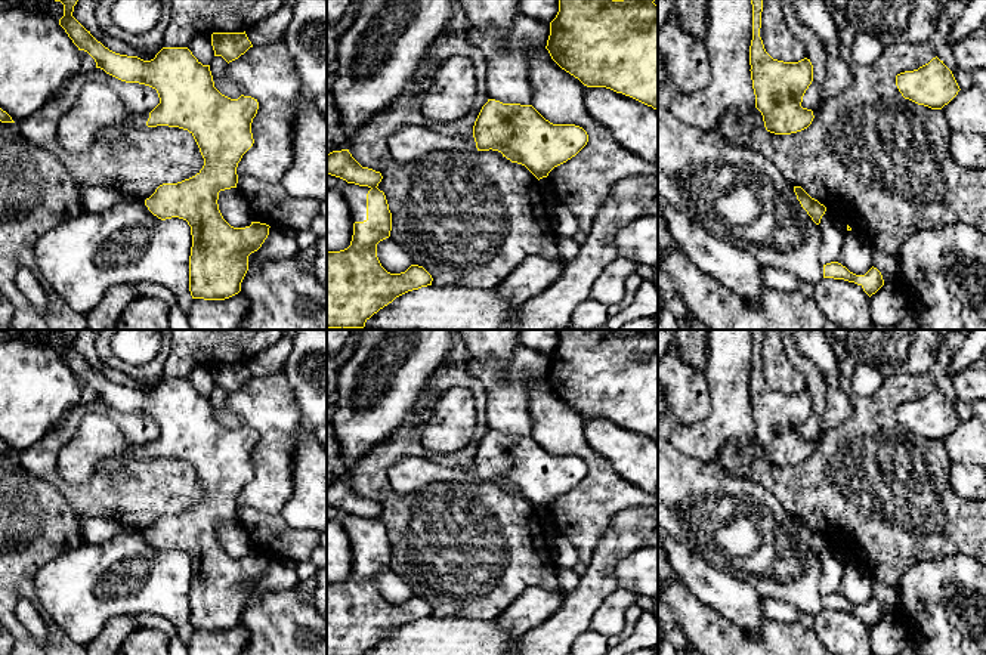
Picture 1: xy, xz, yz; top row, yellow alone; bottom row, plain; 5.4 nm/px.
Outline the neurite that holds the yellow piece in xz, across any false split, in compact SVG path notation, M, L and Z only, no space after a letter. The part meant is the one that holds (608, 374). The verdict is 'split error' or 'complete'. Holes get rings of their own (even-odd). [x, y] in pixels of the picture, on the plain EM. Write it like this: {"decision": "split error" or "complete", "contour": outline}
{"decision": "complete", "contour": "M557 330L559 343L550 353L550 367L545 380L551 390L566 404L578 410L587 418L606 418L616 424L630 427L647 438L658 442L658 337L653 334L655 330Z"}

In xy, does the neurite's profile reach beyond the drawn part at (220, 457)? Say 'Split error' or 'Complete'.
Split error

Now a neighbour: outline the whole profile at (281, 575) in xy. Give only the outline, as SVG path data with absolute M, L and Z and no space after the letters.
M271 557L262 578L248 587L248 602L263 593L293 590L300 583L296 566L296 560Z

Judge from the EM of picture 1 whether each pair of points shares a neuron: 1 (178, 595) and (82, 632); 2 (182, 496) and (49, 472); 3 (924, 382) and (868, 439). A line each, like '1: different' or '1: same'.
1: same
2: same
3: same

